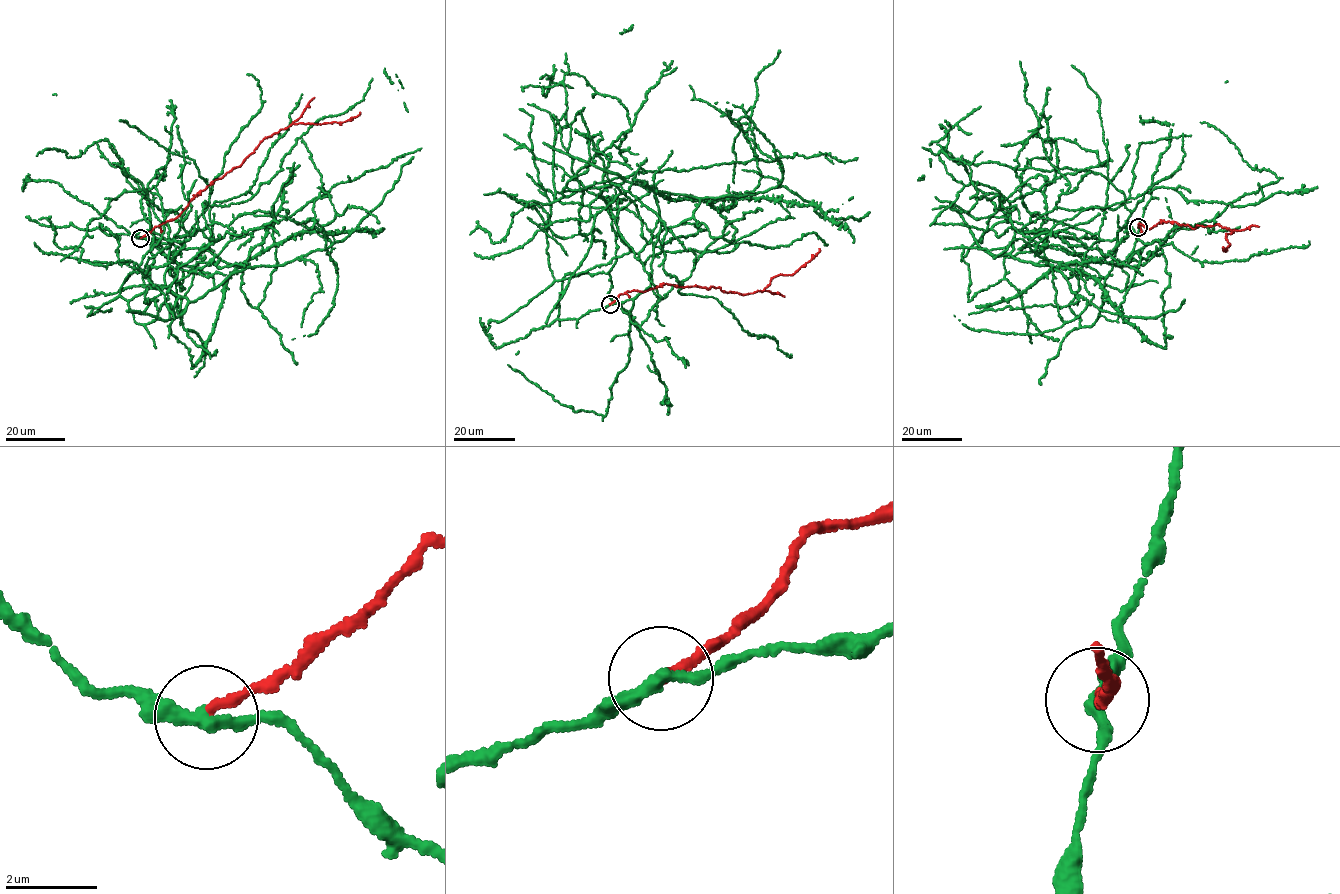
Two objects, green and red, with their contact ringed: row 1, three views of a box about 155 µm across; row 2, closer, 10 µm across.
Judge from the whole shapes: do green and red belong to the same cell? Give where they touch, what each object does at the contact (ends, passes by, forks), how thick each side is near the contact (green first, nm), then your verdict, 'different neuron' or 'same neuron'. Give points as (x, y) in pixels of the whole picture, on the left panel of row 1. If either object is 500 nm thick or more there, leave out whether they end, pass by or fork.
at (140, 238); green passes by; red ends there; 280 nm thick on the green side, 190 nm on the other; different neuron

